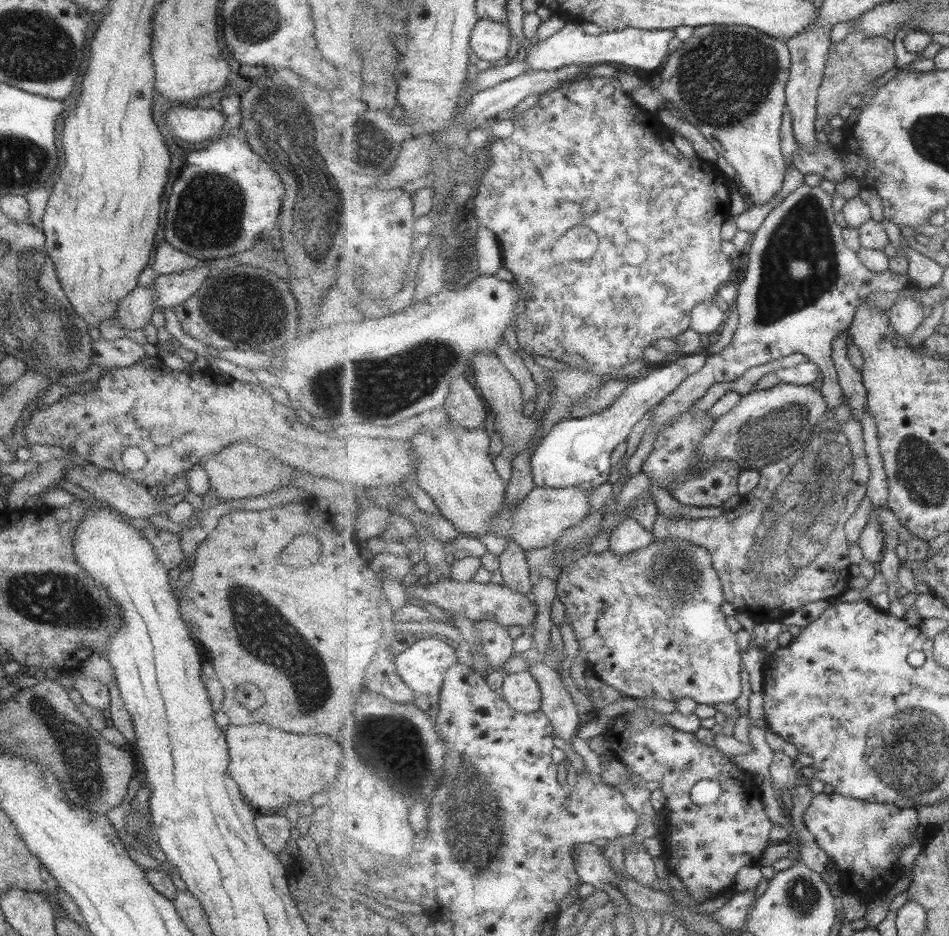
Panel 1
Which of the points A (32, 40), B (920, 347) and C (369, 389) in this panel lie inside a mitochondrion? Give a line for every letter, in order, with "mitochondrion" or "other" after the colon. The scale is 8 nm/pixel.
A: mitochondrion
B: other
C: mitochondrion

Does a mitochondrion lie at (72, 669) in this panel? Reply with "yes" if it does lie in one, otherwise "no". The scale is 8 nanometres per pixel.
no

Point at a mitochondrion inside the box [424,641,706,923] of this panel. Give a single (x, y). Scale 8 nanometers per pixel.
(476, 844)

